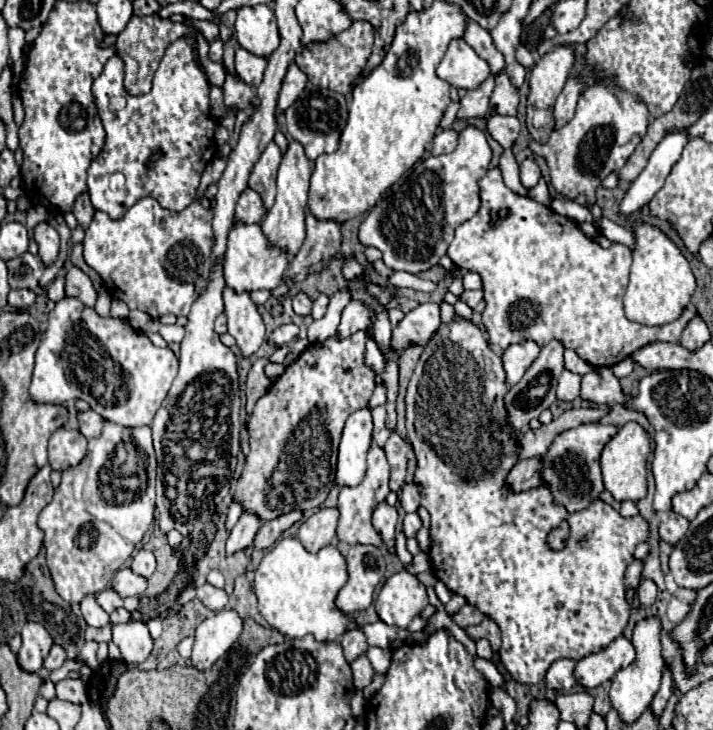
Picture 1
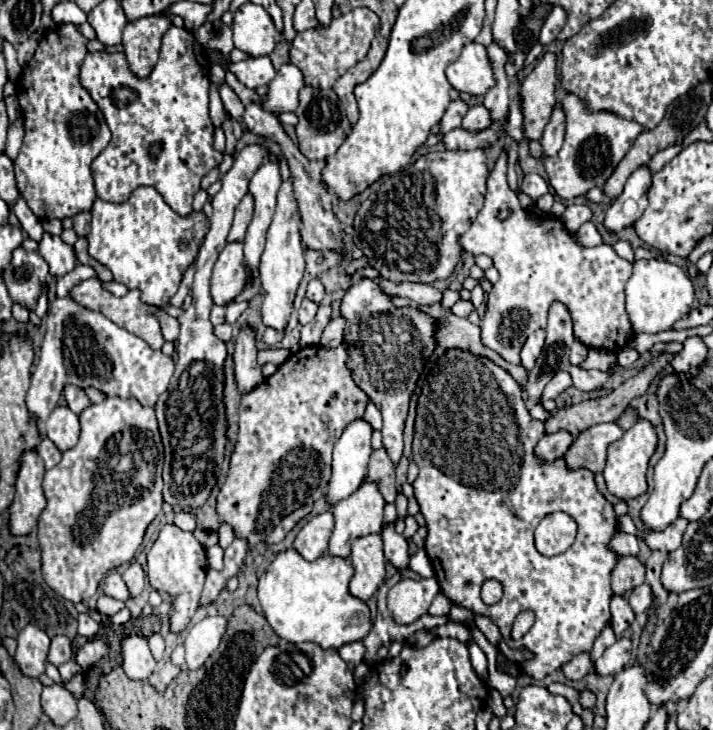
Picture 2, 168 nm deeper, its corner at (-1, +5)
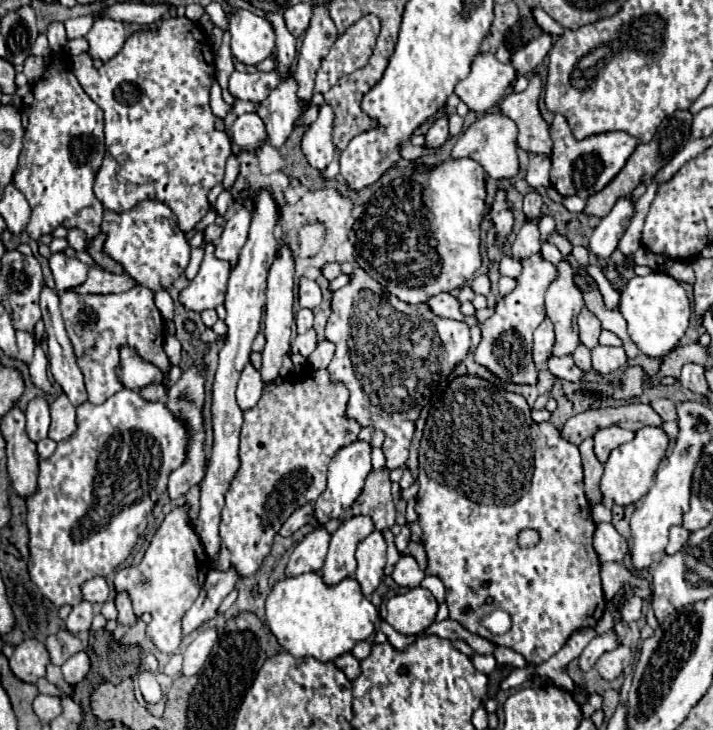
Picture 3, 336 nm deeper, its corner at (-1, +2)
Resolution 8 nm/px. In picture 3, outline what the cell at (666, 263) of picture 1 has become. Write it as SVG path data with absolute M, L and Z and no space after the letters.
M651 273L645 277L633 277L621 291L623 317L629 325L629 335L635 345L647 357L663 357L673 351L679 339L685 335L691 317L691 305L685 289L669 273Z

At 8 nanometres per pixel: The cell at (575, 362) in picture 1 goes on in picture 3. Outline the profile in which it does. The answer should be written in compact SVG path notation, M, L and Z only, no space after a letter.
M579 345L573 353L573 361L579 369L583 371L591 371L591 351L585 345Z

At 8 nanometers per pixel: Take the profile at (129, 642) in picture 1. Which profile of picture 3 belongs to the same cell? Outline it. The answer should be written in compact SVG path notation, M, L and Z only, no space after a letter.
M143 671L139 675L139 689L143 693L145 703L159 703L161 701L161 687L159 687L159 683L157 683L153 673Z

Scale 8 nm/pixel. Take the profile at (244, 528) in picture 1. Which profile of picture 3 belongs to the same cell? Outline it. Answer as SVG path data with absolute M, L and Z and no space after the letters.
M233 567L225 573L221 573L221 571L207 573L201 595L197 597L193 607L183 617L183 635L193 633L197 627L201 627L203 623L211 621L217 615L221 601L229 595L229 591L235 589L237 579L239 579L239 575L235 573Z

